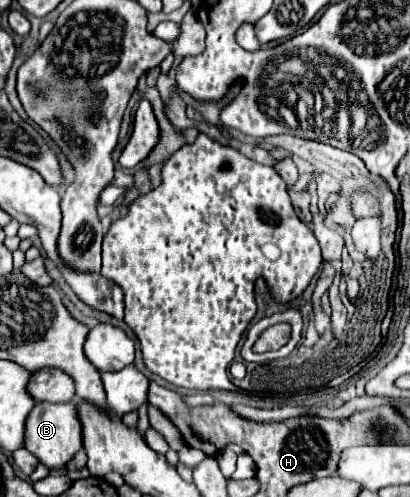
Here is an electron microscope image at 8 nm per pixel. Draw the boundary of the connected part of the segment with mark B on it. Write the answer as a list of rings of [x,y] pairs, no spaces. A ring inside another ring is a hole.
[[[74,401],[70,403],[36,403],[26,419],[26,443],[24,447],[32,451],[40,463],[50,469],[64,467],[80,449],[82,449],[82,423],[78,419],[78,407]]]

